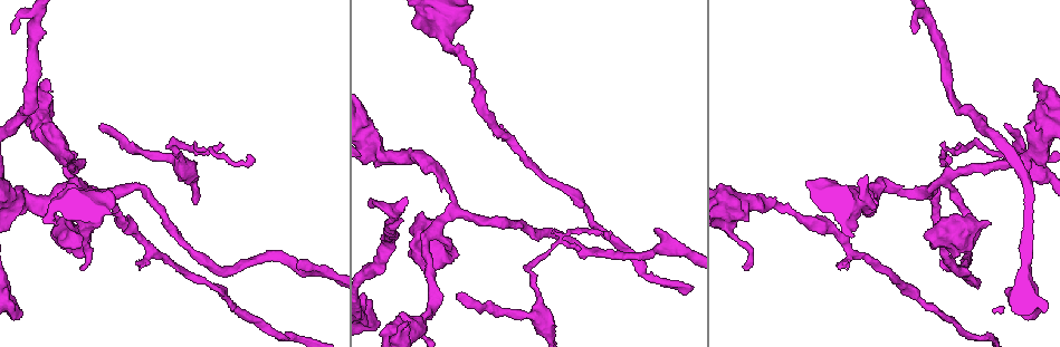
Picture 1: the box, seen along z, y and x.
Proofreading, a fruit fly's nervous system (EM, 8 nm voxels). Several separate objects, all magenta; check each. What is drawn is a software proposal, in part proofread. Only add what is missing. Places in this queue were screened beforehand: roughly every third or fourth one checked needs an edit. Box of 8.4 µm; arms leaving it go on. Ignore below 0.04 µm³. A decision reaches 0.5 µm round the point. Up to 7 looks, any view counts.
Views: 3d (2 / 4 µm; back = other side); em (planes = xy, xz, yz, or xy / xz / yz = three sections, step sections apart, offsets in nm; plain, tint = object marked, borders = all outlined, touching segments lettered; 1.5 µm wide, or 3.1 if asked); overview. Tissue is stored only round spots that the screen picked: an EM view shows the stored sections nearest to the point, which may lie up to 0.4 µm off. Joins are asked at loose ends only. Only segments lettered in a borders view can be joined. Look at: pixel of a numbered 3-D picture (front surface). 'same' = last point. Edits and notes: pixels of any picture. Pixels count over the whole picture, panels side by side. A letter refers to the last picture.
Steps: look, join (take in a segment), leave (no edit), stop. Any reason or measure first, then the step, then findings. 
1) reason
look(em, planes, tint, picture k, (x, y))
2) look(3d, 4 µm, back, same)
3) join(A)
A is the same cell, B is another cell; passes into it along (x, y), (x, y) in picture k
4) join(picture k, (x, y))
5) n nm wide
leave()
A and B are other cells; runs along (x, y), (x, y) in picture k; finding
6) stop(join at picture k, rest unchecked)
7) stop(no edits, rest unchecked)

free end
look(em, planes, borders, picture 1, (105, 126))

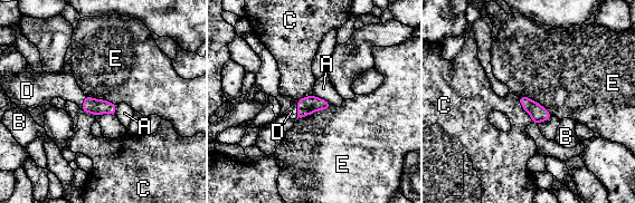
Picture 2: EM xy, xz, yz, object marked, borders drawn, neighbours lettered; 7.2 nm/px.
E touches over 280 nm
join(D)
D is the same cell, A, B, C and E are other cells; passes into it along (311, 104), (297, 109), (291, 112) in picture 2; it goes on there

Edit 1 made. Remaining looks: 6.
redraw
look(overview)

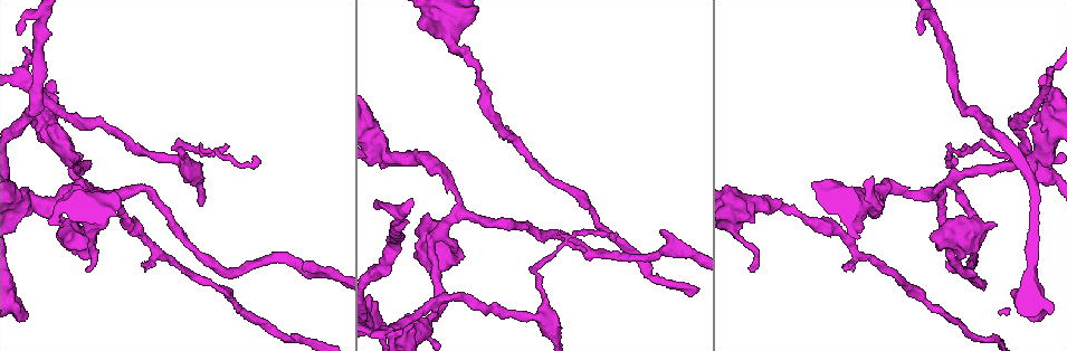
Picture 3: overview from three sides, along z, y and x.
an open end
look(em, planes, borders, picture 3, (1041, 317))

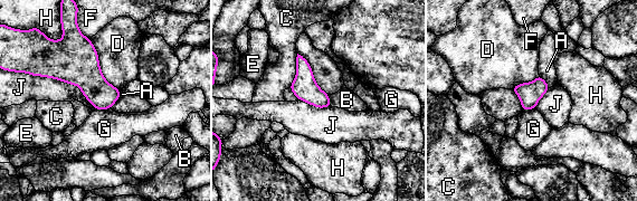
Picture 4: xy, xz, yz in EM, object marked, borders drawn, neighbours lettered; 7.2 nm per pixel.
J touches over 500 nm
leave()
A, B, C, D, E, F, G, H and J are other cells; no lettered segment goes on from it

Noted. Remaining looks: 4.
thin end
look(3d, 4 µm, picture 3, (85, 271))

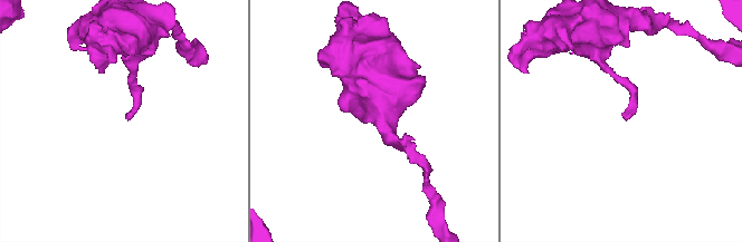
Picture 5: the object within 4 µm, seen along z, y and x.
now the EM
look(em, planes, borders, picture 5, (126, 116))

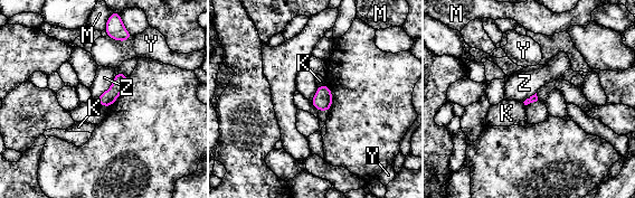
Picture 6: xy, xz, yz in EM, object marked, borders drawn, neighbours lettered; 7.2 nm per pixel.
leave()
K, M, Y and Z are other cells; border along (115, 74), (112, 84), (95, 100) in picture 6; none of them fits

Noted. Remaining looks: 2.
stop(join at picture 2, rest unchecked)

